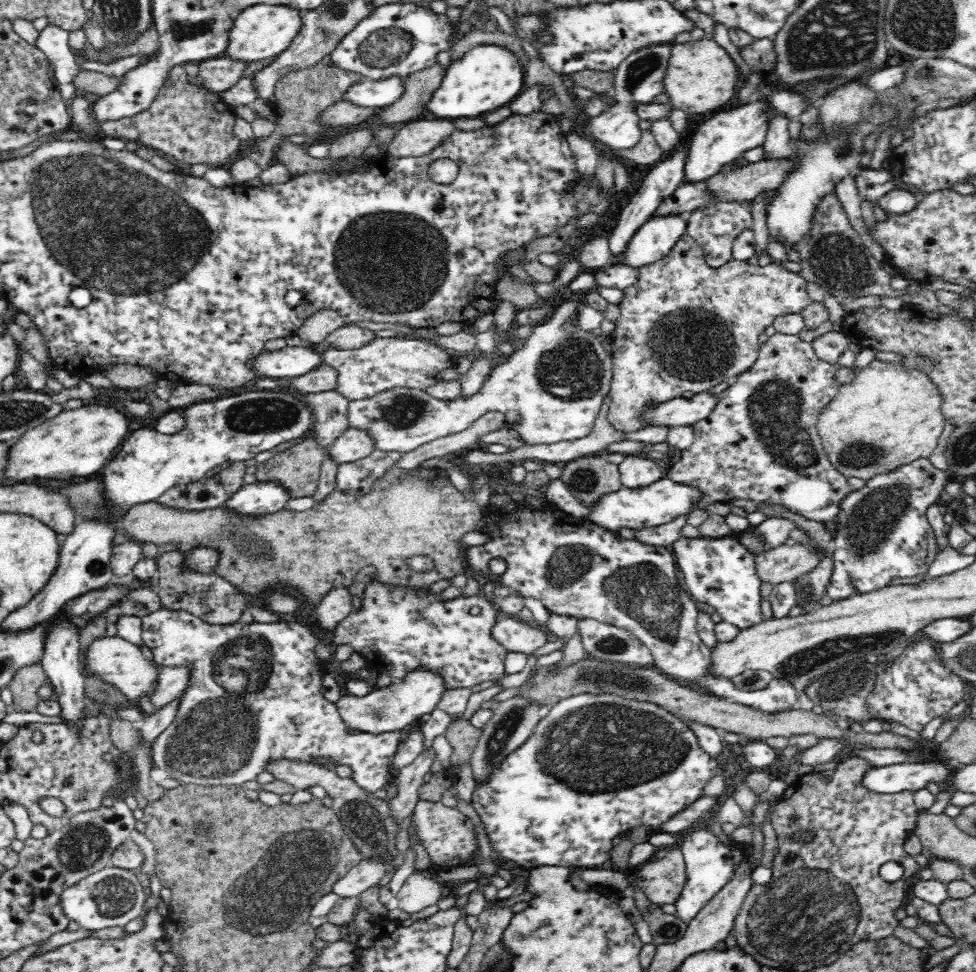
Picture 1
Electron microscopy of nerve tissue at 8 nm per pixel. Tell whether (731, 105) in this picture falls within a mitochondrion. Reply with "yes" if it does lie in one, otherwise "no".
no

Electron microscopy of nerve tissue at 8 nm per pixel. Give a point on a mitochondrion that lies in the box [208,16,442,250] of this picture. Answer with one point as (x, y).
(385, 48)

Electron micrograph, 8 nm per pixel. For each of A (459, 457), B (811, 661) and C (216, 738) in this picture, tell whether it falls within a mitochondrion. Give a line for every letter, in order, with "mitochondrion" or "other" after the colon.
A: other
B: mitochondrion
C: mitochondrion

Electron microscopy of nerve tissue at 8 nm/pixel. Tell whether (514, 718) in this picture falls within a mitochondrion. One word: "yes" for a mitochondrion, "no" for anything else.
yes

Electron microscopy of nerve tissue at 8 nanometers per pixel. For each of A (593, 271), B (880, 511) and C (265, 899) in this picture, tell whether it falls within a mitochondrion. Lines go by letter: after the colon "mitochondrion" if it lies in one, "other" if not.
A: other
B: mitochondrion
C: mitochondrion

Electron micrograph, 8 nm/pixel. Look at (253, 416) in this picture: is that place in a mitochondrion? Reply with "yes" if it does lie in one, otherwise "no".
yes

